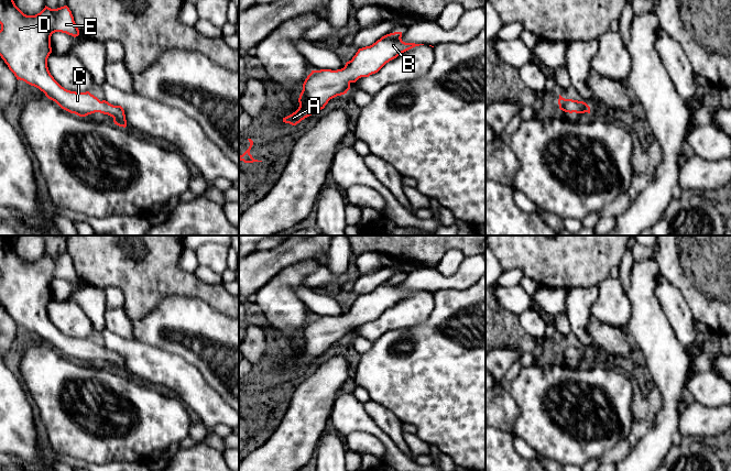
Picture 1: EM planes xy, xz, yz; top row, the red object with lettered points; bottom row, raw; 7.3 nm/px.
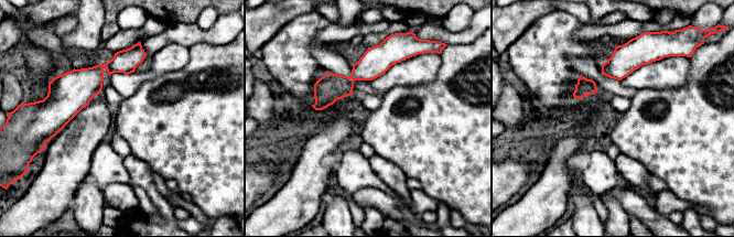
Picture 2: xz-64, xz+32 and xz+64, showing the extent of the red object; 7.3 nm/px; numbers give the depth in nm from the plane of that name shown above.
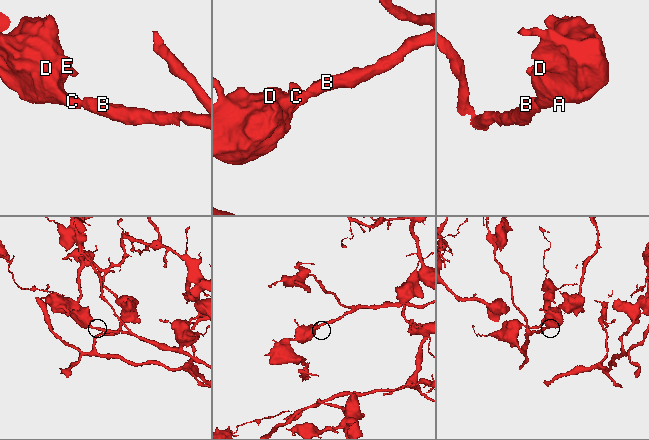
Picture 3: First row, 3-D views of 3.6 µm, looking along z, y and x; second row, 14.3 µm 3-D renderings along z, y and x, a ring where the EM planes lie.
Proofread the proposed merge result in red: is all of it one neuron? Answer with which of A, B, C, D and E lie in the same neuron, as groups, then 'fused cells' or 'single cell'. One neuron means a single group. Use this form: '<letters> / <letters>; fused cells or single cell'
A B C D E; single cell

